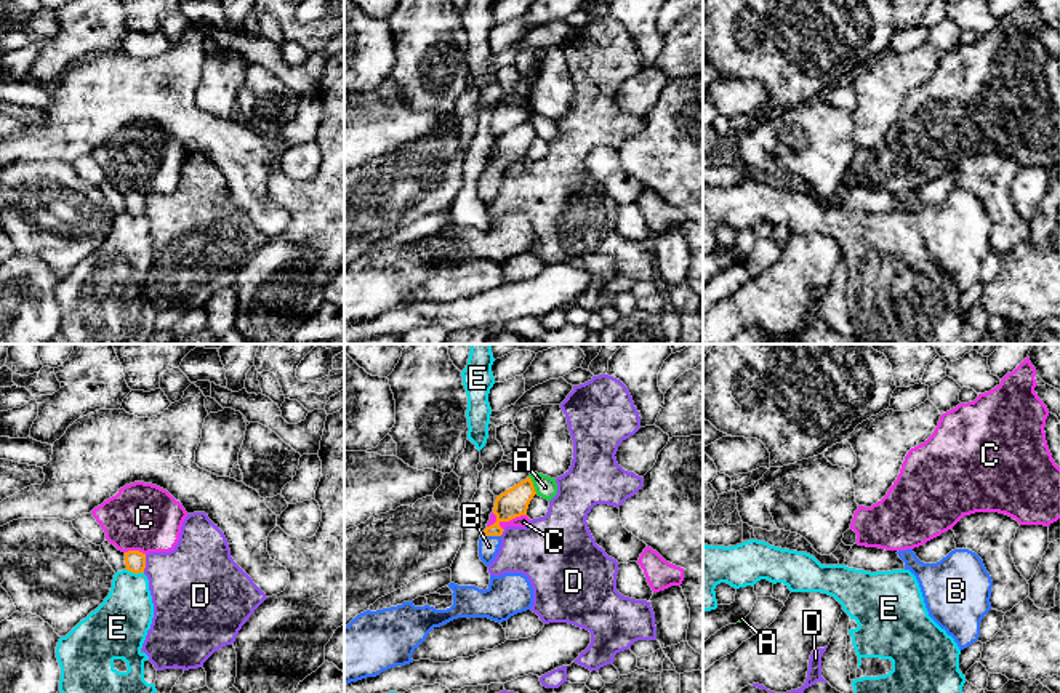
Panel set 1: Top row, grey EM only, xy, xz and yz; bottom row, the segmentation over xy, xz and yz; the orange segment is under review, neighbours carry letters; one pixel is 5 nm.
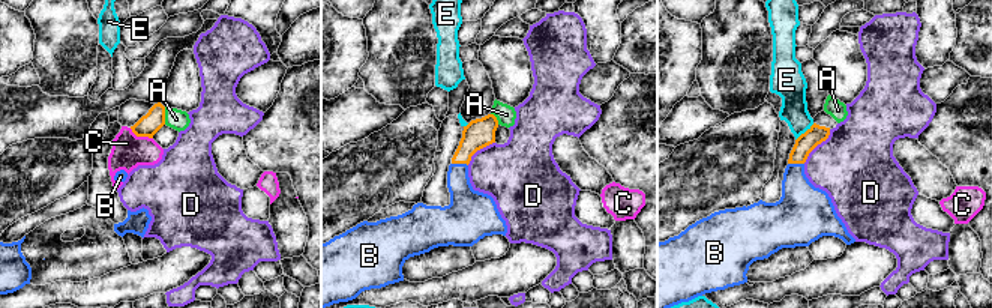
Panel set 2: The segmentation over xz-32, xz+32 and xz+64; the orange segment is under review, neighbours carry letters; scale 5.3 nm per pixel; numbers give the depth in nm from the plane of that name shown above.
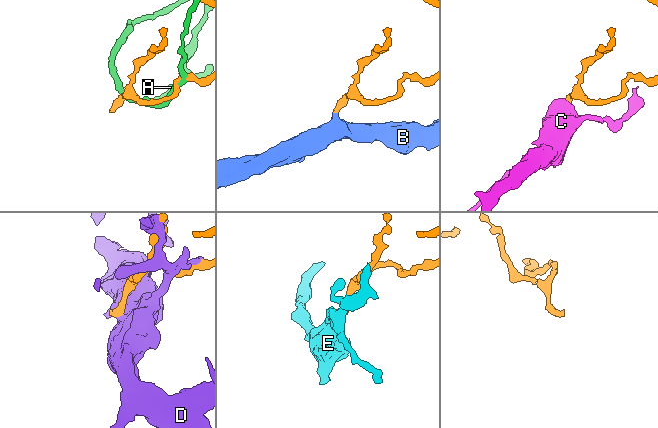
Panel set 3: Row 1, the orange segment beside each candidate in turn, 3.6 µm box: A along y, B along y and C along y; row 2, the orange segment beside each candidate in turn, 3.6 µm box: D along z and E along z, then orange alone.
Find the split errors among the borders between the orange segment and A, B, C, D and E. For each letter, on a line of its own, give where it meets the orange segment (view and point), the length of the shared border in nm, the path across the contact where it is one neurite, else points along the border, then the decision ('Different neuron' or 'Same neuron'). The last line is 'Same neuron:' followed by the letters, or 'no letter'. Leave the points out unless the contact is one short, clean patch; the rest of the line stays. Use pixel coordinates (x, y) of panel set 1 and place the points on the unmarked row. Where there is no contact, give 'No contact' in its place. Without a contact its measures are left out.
A: Touches orange at xz (532, 127). Shared border 100 nm. Different neuron
B: Touches orange at xz (492, 176). Shared border 100 nm. Same neuron
C: Touches orange at xz (506, 162). Shared border 220 nm. Boundary: xz (525, 156), (501, 164), (495, 162), (487, 168). Different neuron
D: Touches orange at xy (144, 205). Shared border 100 nm. Different neuron
E: Touches orange at xy (135, 213). Shared border 100 nm. Boundary: xy (125, 210), (143, 215). Different neuron
Same neuron: B

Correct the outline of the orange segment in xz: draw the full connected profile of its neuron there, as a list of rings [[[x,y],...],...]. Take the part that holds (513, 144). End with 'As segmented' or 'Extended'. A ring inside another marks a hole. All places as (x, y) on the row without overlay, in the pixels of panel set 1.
[[[530,118],[506,131],[495,141],[493,155],[496,163],[487,168],[479,181],[479,198],[488,208],[501,187],[503,170],[501,163],[509,163],[516,158],[527,157],[527,150],[533,138],[536,136]]]. Extended

